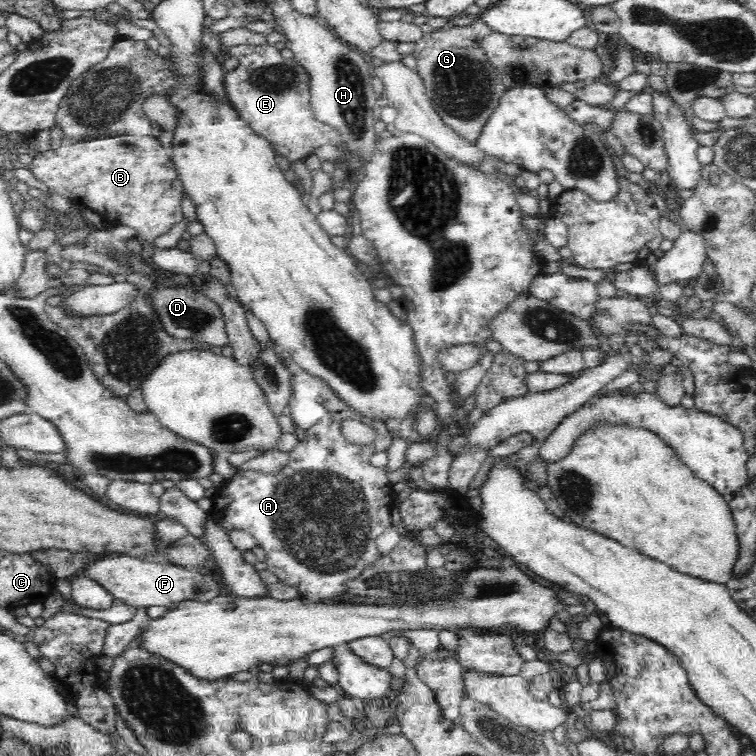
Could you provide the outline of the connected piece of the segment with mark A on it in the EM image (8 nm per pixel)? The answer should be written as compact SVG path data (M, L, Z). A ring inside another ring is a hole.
M294 367L290 375L291 395L286 410L294 423L296 444L288 452L290 460L280 472L257 472L238 470L230 482L212 491L212 517L225 534L242 530L254 537L258 546L266 552L268 571L274 573L280 582L297 586L302 597L312 601L325 601L347 594L344 582L362 574L366 566L382 555L377 549L376 538L384 534L391 525L392 508L395 498L388 466L375 468L370 462L373 454L387 453L392 445L392 435L380 417L368 417L356 411L350 403L342 399L326 380L312 376L304 369ZM346 417L364 421L377 430L379 436L375 444L356 447L346 443L339 426Z

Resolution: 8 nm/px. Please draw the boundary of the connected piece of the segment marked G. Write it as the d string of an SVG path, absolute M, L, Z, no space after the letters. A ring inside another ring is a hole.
M477 17L468 26L446 24L430 34L424 34L416 42L412 53L417 61L417 73L424 81L436 113L456 134L473 144L487 117L498 106L500 96L508 88L507 82L491 66L481 46L482 40L491 33L492 30Z

